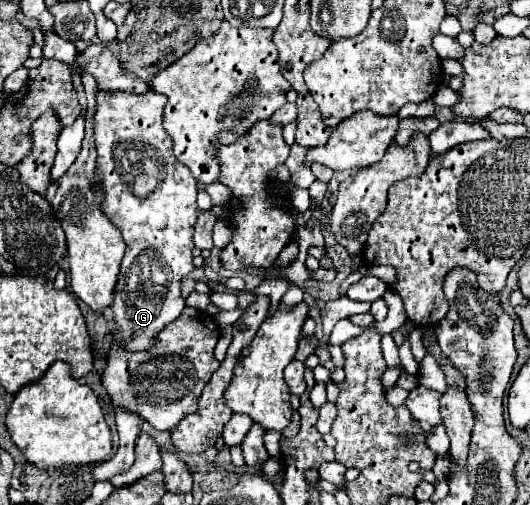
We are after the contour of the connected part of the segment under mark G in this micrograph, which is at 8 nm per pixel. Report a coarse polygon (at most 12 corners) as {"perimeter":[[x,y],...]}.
{"perimeter":[[97,93],[101,211],[127,243],[111,313],[145,351],[183,307],[197,179],[165,95]]}

